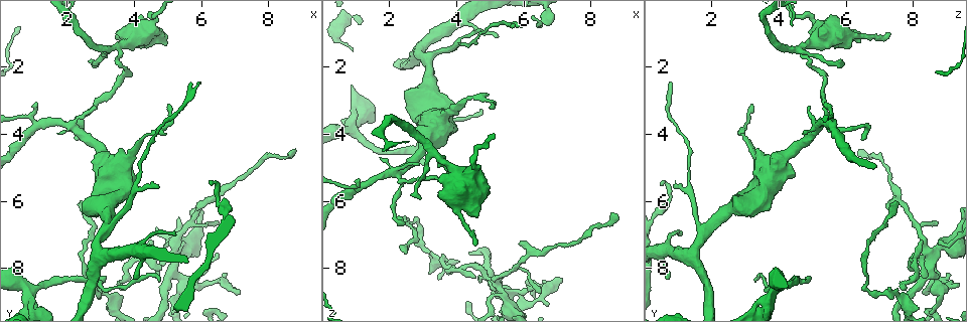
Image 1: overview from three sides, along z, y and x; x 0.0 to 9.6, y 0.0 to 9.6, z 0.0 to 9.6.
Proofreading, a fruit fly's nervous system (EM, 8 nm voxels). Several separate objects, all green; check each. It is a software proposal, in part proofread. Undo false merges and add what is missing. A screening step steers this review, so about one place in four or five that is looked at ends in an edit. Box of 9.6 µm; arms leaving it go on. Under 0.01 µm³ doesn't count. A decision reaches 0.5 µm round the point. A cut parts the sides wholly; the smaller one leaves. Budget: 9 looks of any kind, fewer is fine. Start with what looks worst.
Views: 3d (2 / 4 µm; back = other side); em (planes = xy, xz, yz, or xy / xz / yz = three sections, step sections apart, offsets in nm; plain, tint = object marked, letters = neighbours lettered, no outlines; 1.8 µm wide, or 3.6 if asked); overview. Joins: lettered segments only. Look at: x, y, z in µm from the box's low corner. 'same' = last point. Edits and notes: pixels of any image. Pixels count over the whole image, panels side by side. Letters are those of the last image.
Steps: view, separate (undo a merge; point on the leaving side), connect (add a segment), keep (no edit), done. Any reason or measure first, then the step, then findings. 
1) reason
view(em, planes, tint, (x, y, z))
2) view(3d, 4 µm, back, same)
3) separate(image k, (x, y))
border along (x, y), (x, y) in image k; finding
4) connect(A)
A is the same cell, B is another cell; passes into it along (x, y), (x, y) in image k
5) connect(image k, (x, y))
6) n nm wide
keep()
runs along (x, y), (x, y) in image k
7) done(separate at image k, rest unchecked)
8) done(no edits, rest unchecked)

three-way junction
view(em, xy, step 8, tint, (3.50, 8.80, 7.65))

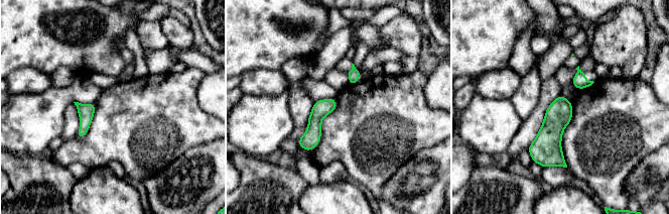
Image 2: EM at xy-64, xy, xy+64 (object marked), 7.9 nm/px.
view(em, planes, letters, same)

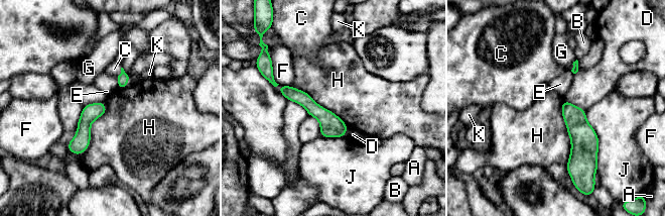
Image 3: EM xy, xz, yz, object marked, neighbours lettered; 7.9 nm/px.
keep()
A, B, C, D, E, F, G, H, J and K are other cells; all the same cell

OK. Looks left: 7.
long arm stops here
view(3d, 2 µm, (2.55, 6.10, 7.55))

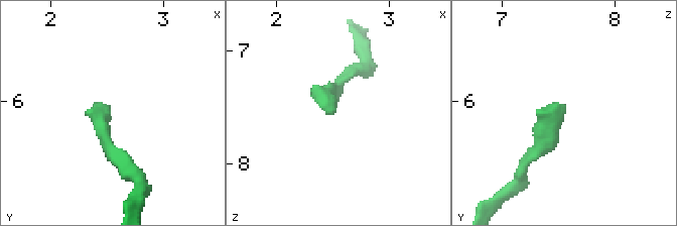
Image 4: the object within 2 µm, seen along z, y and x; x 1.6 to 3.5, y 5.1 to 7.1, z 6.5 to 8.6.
view(em, planes, letters, (2.54, 6.08, 7.58))

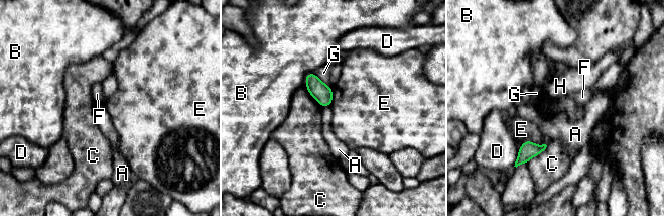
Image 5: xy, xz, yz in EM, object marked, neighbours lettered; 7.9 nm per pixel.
C touches over 220 nm
keep()
A, B, C, D, E, F, G and H are other cells; border along (522, 142), (530, 140), (546, 145) in image 5; none of them fits

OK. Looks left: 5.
thin end
view(em, planes, letters, (5.90, 6.20, 7.35))

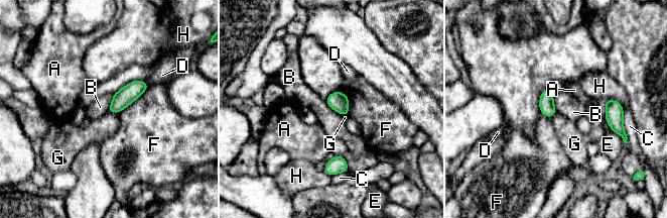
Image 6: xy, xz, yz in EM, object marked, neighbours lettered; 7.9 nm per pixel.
130 nm wide
keep()
A, B, C, D, E, F, G and H are other cells; border along (113, 94), (107, 112) in image 6; none of them fits

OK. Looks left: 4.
free end
view(3d, 4 µm, (8.70, 4.50, 6.30))

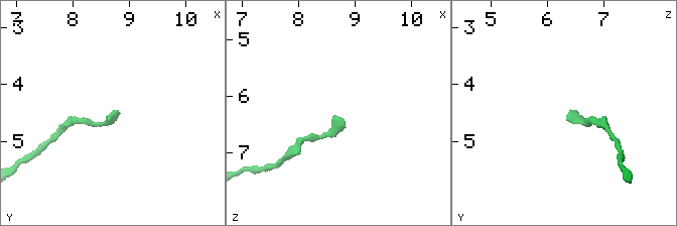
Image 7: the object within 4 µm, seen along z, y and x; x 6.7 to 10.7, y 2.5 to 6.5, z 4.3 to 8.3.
now the EM
view(em, xz, step 4, letters, (8.70, 4.50, 6.40))

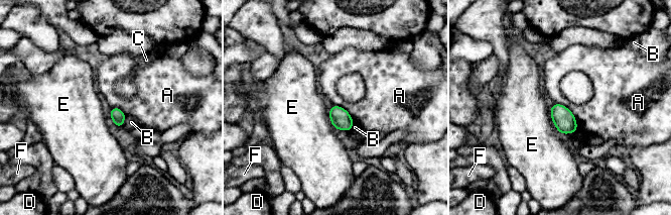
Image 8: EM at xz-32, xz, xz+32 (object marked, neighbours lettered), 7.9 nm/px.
A touches over 300 nm
keep()
A, B, C, D, E and F are other cells; none of them fits

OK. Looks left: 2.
done(no edits, rest unchecked)

